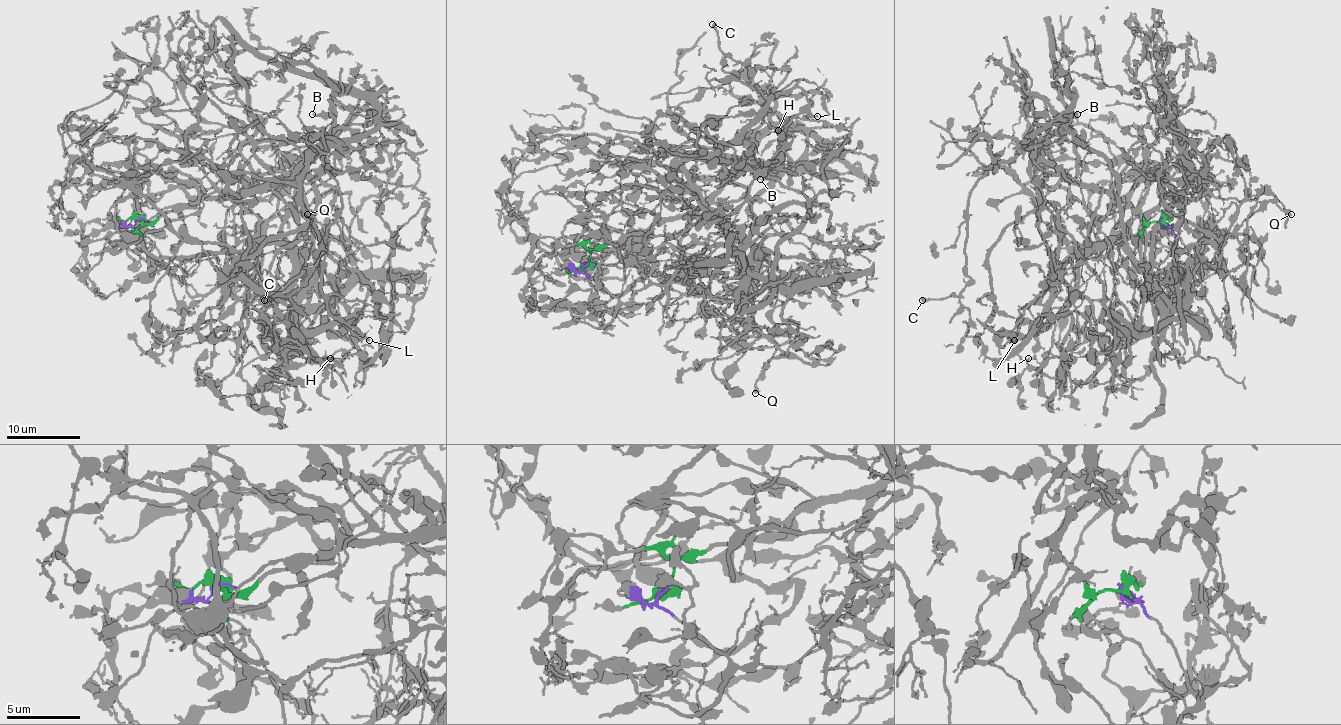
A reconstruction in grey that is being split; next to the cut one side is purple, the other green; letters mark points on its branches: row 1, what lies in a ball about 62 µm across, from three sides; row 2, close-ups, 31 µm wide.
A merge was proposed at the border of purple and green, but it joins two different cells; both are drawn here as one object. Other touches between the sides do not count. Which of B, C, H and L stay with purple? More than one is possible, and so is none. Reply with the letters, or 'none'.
H

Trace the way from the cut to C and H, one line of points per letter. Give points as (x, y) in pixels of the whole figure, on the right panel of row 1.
C: (1159, 220), (1024, 150), (996, 161), (968, 200), (968, 283), (922, 300)
H: (1159, 218), (1200, 274), (1187, 296), (1163, 305), (1132, 254), (1122, 265), (1072, 257), (1018, 352), (1028, 357)

